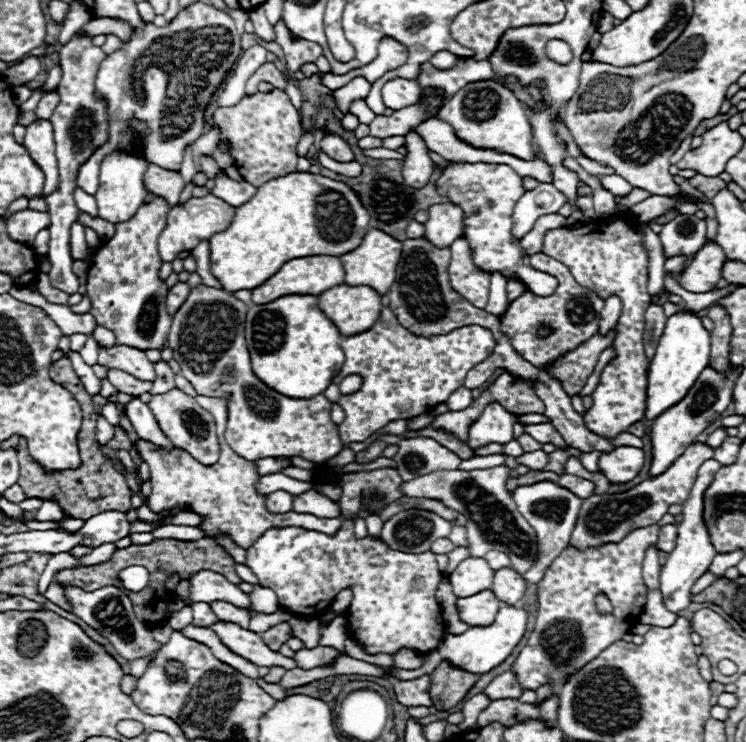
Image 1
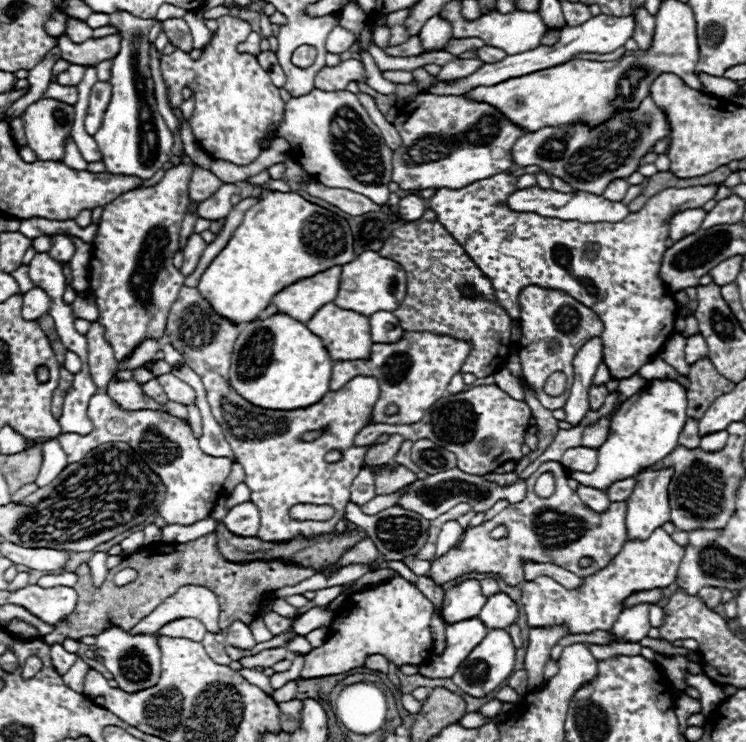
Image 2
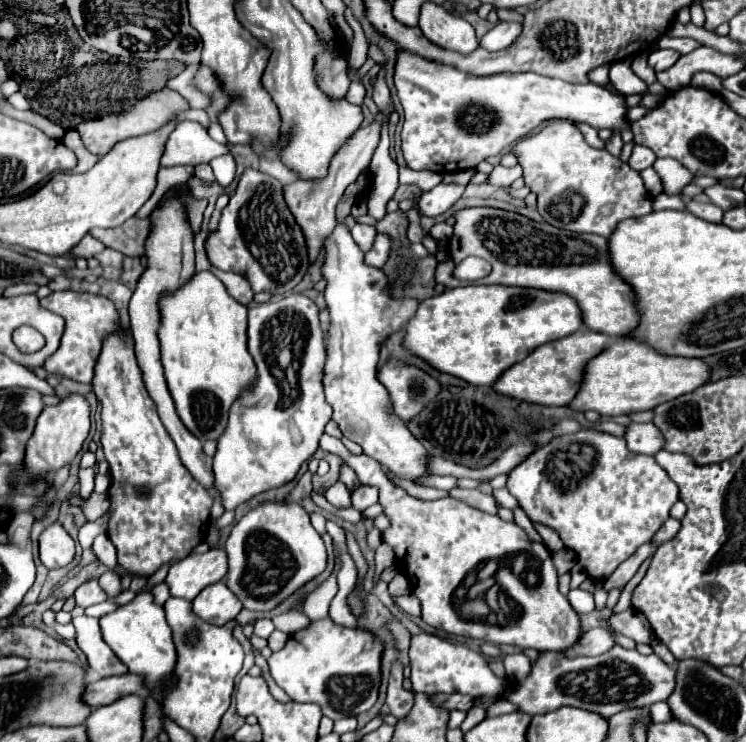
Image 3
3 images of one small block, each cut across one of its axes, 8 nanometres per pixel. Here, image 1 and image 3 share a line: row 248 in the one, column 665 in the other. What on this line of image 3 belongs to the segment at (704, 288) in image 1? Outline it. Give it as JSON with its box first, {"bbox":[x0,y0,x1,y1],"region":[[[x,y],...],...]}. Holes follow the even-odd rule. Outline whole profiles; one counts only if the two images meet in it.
{"bbox":[650,702,674,722],"region":[[[656,702],[656,704],[650,708],[650,712],[652,712],[652,720],[654,720],[654,722],[670,722],[670,720],[674,720],[674,718],[672,718],[672,712],[668,710],[668,704],[666,704],[666,702]]]}

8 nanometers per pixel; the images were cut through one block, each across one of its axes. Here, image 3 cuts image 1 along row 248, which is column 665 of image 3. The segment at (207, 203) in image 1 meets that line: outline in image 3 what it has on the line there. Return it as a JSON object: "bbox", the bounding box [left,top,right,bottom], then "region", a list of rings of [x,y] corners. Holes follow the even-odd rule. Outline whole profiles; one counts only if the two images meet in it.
{"bbox":[653,158,692,194],"region":[[[657,158],[653,164],[654,170],[660,176],[663,184],[663,192],[666,194],[680,194],[686,184],[690,184],[692,174],[676,162],[676,160]]]}

